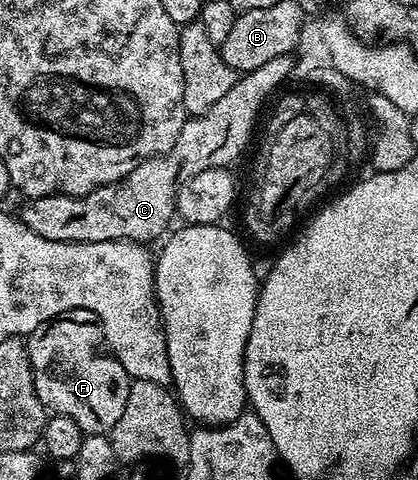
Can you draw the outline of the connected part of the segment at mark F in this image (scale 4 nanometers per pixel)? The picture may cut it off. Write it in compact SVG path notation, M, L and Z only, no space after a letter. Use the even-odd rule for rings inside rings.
M71 309L56 320L40 325L27 338L28 358L32 363L34 387L38 391L38 399L42 399L45 409L53 414L69 417L82 427L82 431L89 433L111 434L114 423L118 423L122 411L126 407L126 395L130 378L122 367L122 363L113 357L106 348L104 327L94 311L85 309Z

